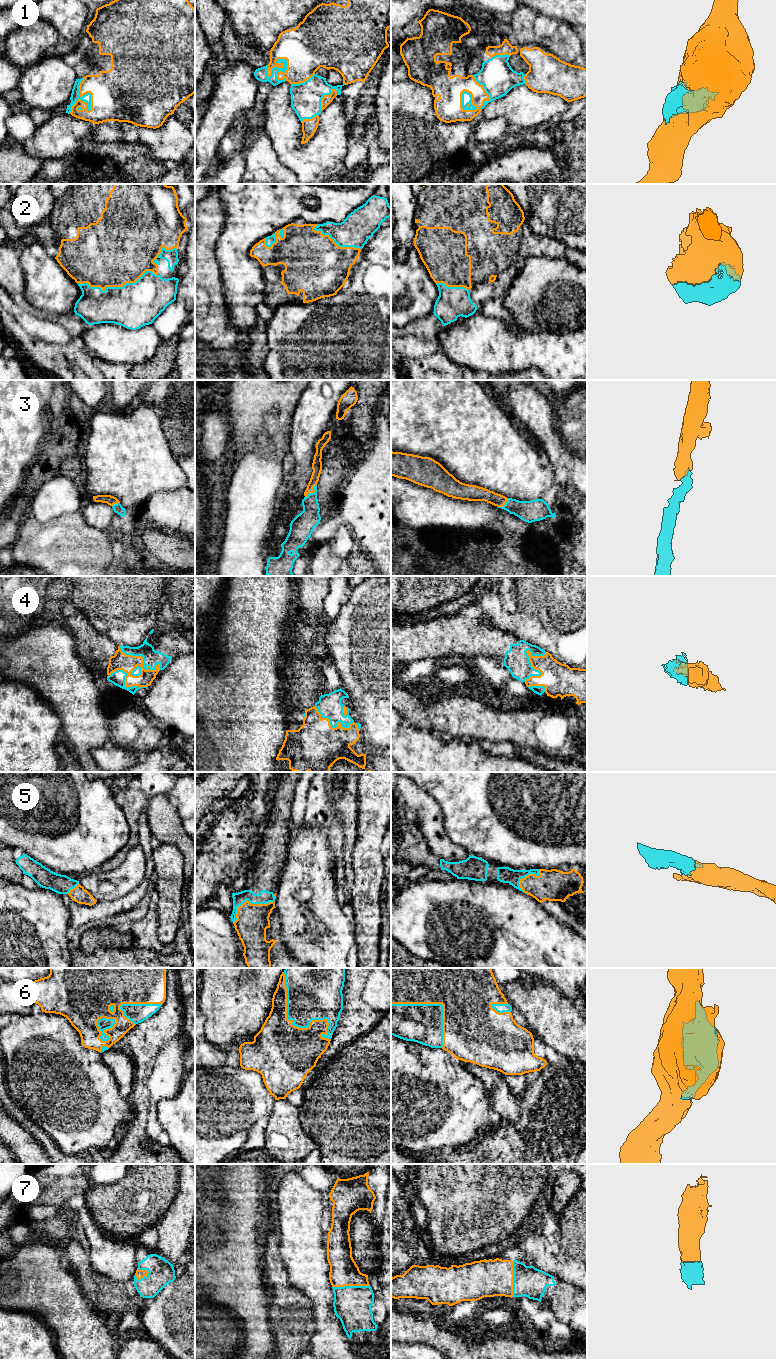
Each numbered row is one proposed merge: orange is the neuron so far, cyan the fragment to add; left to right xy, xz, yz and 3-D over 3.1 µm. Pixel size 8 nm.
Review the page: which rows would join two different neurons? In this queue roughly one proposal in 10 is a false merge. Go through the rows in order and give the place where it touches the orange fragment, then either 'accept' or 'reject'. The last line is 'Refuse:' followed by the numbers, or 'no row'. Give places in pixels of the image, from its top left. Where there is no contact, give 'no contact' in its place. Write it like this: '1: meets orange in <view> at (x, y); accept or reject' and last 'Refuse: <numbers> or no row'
1: meets orange in xz at (278, 58); accept
2: meets orange in xy at (117, 286); accept
3: meets orange in xz at (312, 492); accept
4: meets orange in xy at (142, 661); accept
5: meets orange in xz at (248, 901); accept
6: meets orange in xz at (297, 1027); accept
7: meets orange in xz at (350, 1285); accept
Refuse: no row

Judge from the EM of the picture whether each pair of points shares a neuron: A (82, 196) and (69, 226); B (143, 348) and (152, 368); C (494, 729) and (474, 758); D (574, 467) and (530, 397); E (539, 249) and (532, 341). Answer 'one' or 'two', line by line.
A: one
B: two
C: two
D: one
E: two

